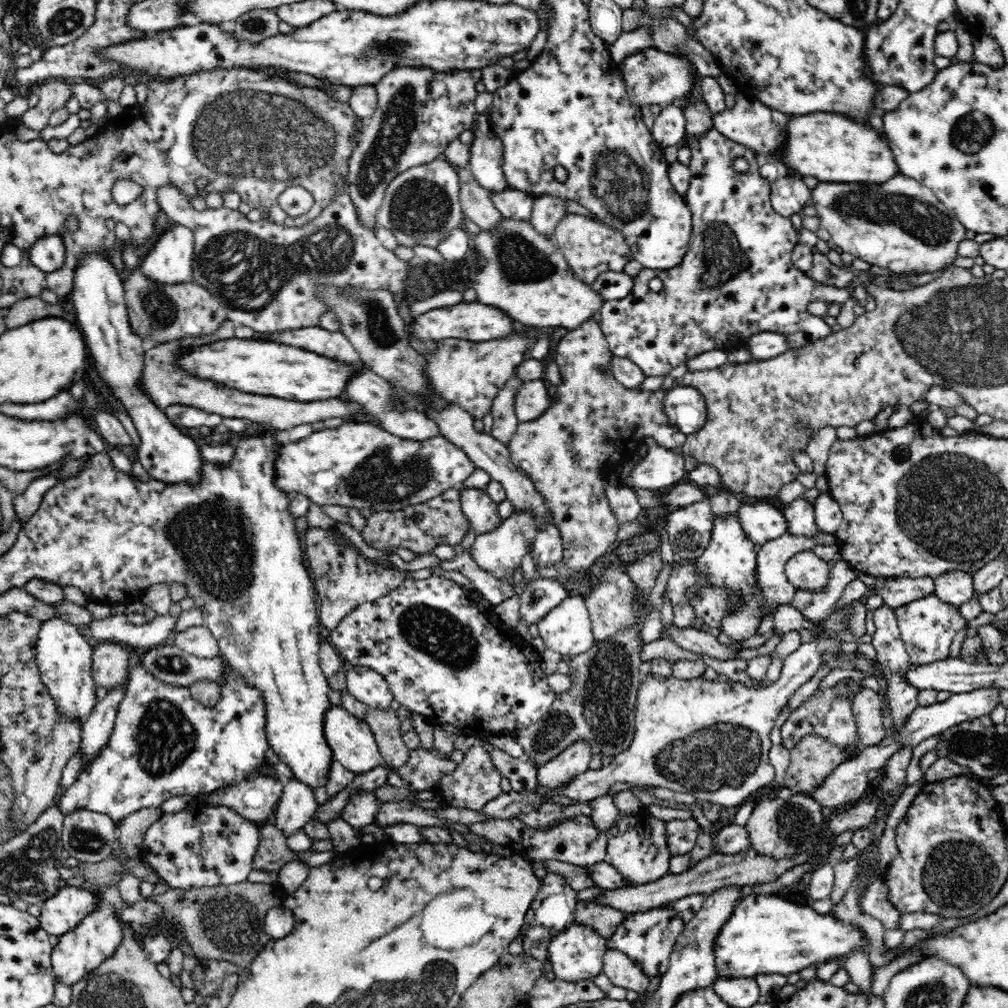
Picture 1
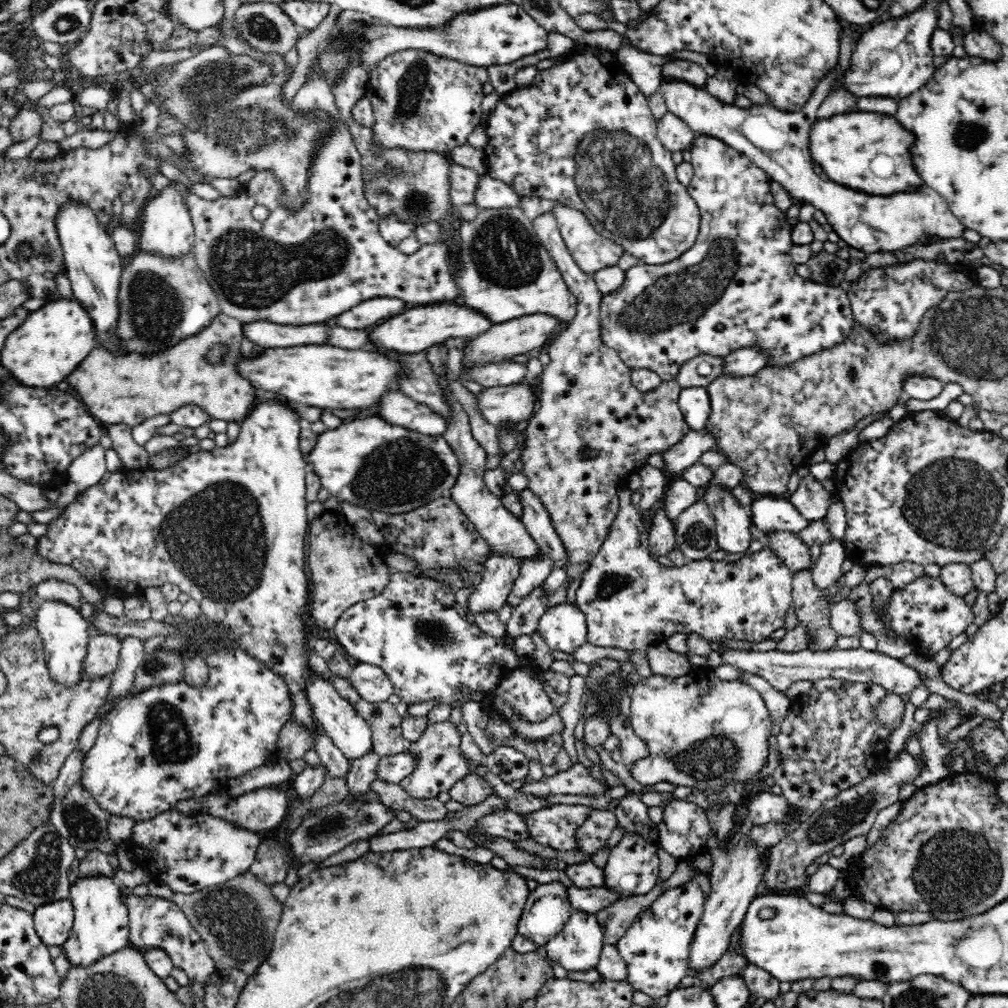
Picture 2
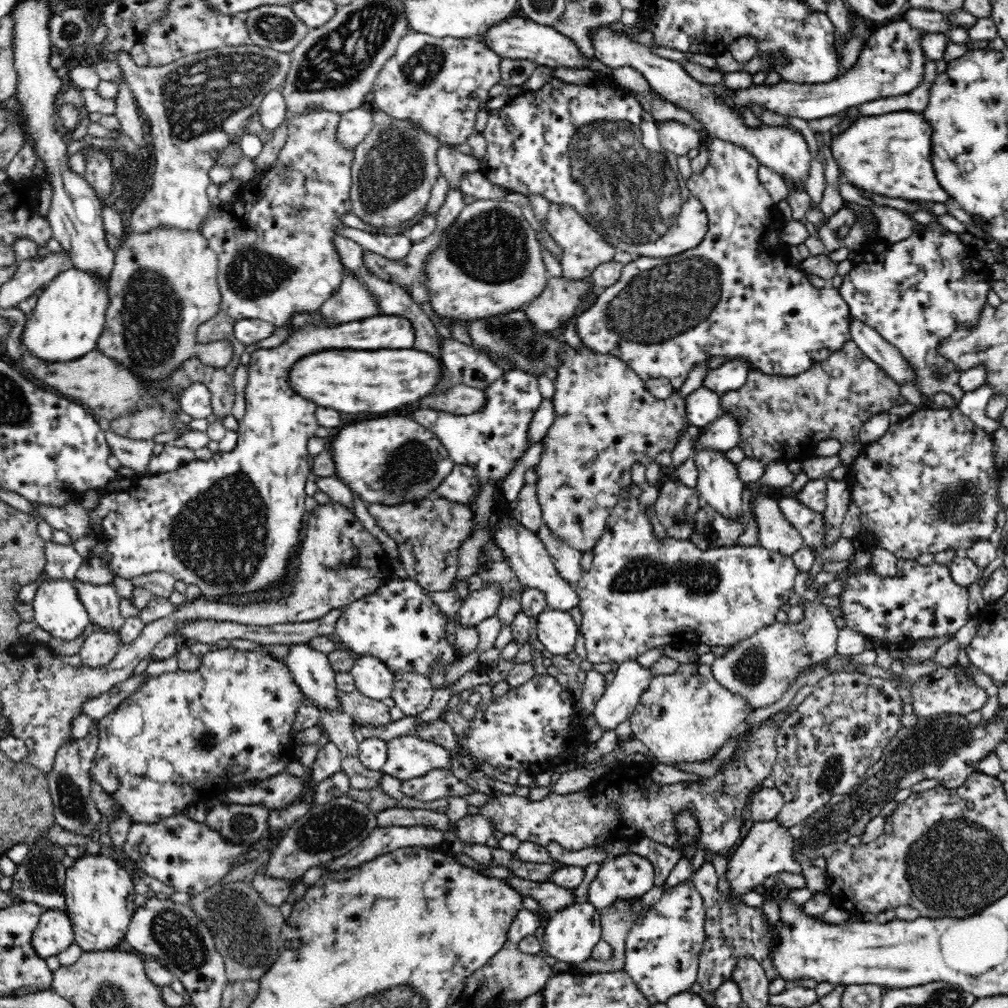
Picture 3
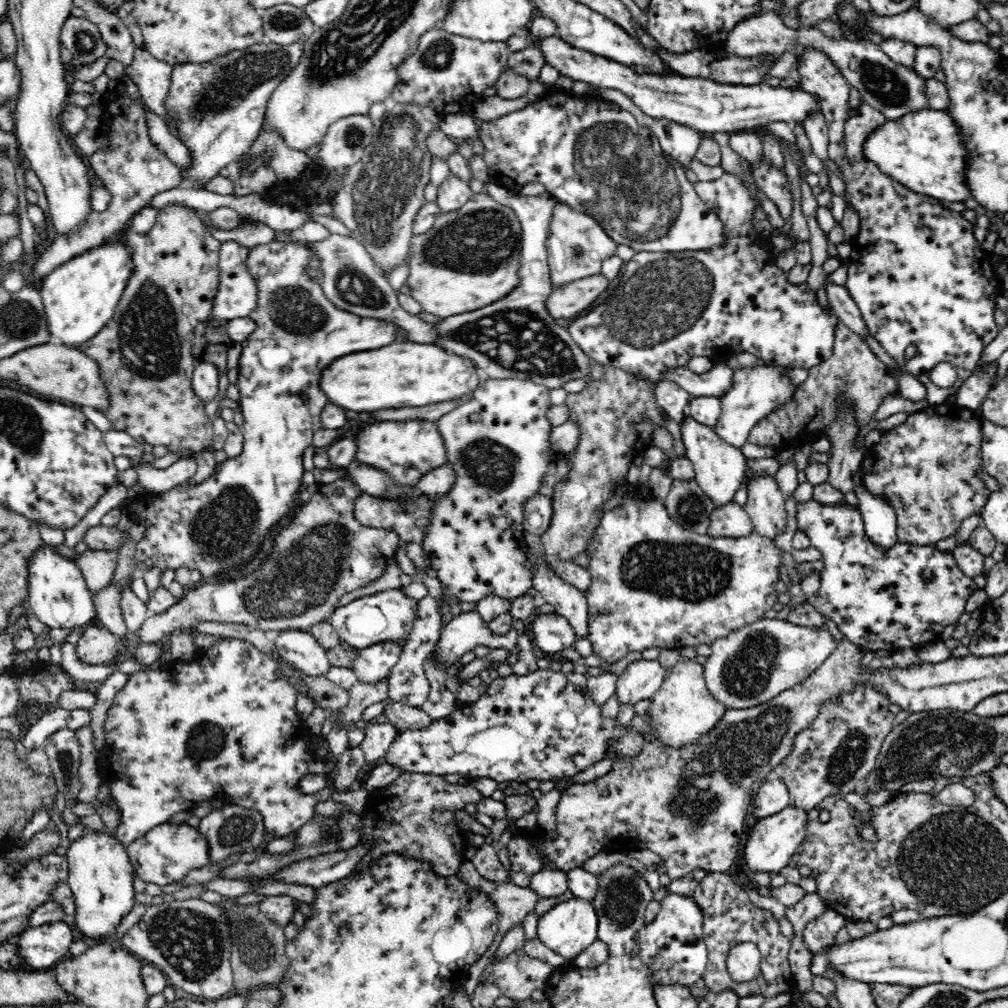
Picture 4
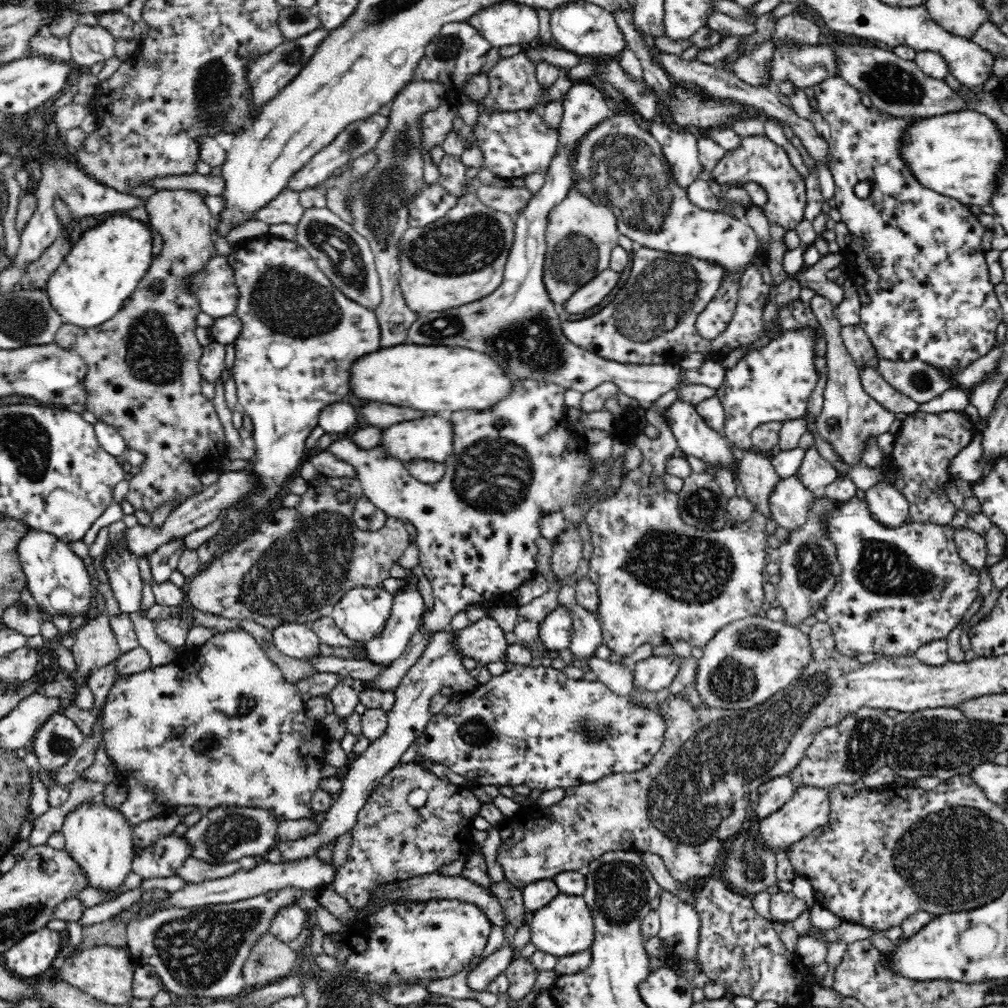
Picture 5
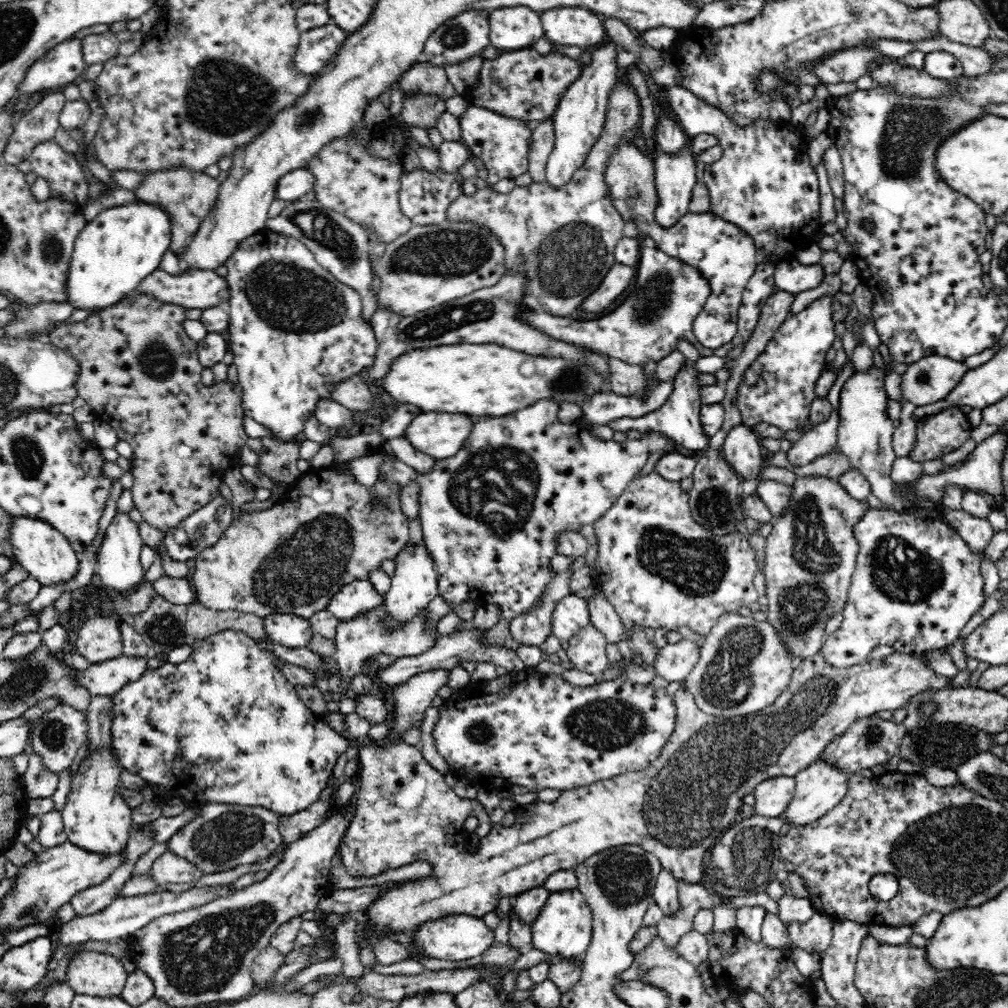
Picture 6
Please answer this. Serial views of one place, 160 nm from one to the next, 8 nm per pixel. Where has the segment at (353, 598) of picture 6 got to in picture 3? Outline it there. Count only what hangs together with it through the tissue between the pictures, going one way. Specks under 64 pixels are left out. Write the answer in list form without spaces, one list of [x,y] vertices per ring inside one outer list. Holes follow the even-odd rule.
[[[390,578],[380,585],[368,597],[351,602],[345,607],[335,624],[335,632],[346,648],[354,651],[359,657],[374,656],[380,659],[386,667],[397,676],[404,676],[407,672],[418,672],[427,678],[432,678],[432,673],[438,669],[448,669],[455,662],[460,662],[468,654],[460,653],[454,643],[448,641],[446,626],[448,618],[434,603],[429,591],[422,588],[417,582],[409,578]]]

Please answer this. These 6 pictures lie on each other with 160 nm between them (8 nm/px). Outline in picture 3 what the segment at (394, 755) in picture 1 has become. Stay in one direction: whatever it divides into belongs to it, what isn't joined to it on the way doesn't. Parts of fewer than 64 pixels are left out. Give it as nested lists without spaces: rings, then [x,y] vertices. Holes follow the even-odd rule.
[[[357,689],[351,693],[338,692],[338,697],[341,710],[348,713],[354,722],[362,727],[385,727],[394,721],[386,704],[364,696]]]

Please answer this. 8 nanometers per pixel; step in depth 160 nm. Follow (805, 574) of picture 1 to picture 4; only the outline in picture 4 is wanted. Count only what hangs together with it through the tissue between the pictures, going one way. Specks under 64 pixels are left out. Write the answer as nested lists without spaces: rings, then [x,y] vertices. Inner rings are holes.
[[[754,478],[747,483],[748,497],[743,506],[753,524],[753,533],[775,540],[786,532],[784,495],[774,478]]]

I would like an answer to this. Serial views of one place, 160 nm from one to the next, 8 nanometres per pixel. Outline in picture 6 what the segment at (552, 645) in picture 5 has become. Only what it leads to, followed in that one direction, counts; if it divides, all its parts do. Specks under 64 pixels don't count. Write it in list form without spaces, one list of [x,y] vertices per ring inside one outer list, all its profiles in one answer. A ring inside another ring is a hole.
[[[570,593],[558,601],[553,612],[551,634],[560,642],[569,640],[581,629],[590,624],[586,599]]]

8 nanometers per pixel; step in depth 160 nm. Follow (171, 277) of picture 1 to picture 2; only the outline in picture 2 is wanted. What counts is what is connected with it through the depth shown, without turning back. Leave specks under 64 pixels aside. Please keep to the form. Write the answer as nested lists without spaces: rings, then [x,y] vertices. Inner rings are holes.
[[[174,181],[171,187],[166,187],[159,193],[152,193],[152,200],[145,204],[146,208],[142,212],[142,222],[140,222],[140,248],[146,253],[164,257],[166,261],[190,254],[195,241],[195,230],[188,213],[189,208],[186,207],[185,200],[178,190],[189,192],[188,188]]]

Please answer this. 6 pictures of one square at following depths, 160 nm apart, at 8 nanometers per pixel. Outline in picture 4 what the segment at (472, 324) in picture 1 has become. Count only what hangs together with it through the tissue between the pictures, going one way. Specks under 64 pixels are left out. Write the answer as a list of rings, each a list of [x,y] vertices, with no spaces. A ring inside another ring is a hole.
[[[272,241],[268,244],[256,245],[251,248],[249,257],[246,261],[249,271],[254,275],[257,282],[258,293],[258,306],[253,313],[250,313],[250,318],[257,324],[256,330],[252,331],[252,334],[248,335],[246,340],[242,341],[243,350],[239,359],[239,378],[237,386],[239,388],[239,403],[240,411],[244,415],[244,424],[239,427],[244,436],[244,447],[241,454],[224,460],[218,463],[211,474],[211,476],[200,482],[199,484],[190,484],[189,481],[184,482],[184,485],[174,486],[174,489],[164,490],[164,492],[152,492],[151,490],[144,490],[144,494],[136,494],[136,496],[124,498],[122,506],[118,508],[120,515],[125,514],[133,522],[144,524],[145,532],[144,537],[136,544],[136,554],[134,556],[135,565],[138,570],[143,572],[145,569],[151,569],[152,567],[158,567],[160,570],[170,569],[173,571],[179,568],[185,568],[190,572],[197,570],[202,576],[202,580],[211,580],[214,578],[230,578],[230,570],[236,568],[246,567],[247,564],[252,561],[255,556],[261,550],[261,546],[267,538],[268,534],[273,531],[272,528],[277,524],[285,521],[286,518],[292,516],[292,512],[300,506],[299,492],[302,489],[303,475],[305,473],[303,462],[305,450],[313,446],[313,435],[317,430],[323,428],[321,415],[324,410],[327,399],[326,395],[322,393],[318,380],[320,380],[320,372],[322,368],[326,368],[331,361],[334,361],[338,357],[346,356],[346,354],[352,354],[352,352],[362,352],[365,350],[376,350],[383,346],[395,343],[397,336],[400,334],[400,328],[393,322],[387,320],[380,320],[377,318],[364,318],[356,314],[352,314],[348,311],[340,310],[340,308],[332,305],[328,299],[324,296],[320,283],[316,283],[314,279],[310,279],[304,271],[304,266],[308,264],[308,249],[300,243],[282,243],[278,241]]]

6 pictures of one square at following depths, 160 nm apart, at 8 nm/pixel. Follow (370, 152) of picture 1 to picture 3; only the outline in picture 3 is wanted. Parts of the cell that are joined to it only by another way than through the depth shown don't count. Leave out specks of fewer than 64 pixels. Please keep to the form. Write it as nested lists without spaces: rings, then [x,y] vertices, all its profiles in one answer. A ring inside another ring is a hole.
[[[410,32],[400,38],[396,53],[384,64],[374,84],[372,93],[379,112],[392,118],[410,121],[416,127],[434,135],[442,145],[456,146],[466,143],[474,132],[476,115],[490,98],[489,90],[500,81],[501,58],[488,49],[478,38],[436,38],[430,34]]]

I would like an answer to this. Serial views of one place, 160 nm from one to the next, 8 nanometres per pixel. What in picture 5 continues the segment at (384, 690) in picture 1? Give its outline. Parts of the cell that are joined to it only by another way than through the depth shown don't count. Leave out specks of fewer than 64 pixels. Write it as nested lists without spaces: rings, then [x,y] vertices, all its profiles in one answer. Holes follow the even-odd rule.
[[[412,575],[404,580],[406,587],[394,595],[386,628],[376,638],[364,643],[365,658],[374,664],[388,666],[402,656],[426,608]]]

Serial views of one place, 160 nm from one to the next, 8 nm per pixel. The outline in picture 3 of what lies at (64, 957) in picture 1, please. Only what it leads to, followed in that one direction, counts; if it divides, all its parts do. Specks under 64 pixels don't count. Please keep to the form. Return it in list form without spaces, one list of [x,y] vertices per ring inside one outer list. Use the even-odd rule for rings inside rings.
[[[85,855],[75,860],[70,869],[66,869],[65,896],[66,915],[70,918],[74,939],[83,952],[102,952],[125,947],[125,936],[137,905],[134,903],[135,882],[112,857],[106,855]]]

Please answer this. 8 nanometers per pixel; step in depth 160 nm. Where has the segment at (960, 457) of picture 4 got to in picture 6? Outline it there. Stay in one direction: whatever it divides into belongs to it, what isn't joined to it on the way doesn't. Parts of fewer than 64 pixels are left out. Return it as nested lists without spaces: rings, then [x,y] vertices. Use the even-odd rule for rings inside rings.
[[[958,407],[941,411],[926,421],[917,421],[916,441],[908,457],[920,464],[960,450],[970,439],[973,427]]]

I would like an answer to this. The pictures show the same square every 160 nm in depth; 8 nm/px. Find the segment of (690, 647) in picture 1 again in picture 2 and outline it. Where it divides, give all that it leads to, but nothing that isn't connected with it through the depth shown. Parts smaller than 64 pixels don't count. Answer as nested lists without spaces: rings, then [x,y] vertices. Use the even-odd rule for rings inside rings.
[[[720,646],[717,650],[721,662],[724,665],[732,665],[748,673],[757,674],[766,679],[774,689],[785,693],[791,684],[798,680],[816,680],[835,677],[848,681],[873,683],[882,686],[889,693],[897,695],[912,693],[916,688],[925,687],[923,678],[914,667],[906,665],[900,659],[896,659],[880,653],[879,651],[866,650],[863,647],[842,650],[838,648],[827,651],[814,652],[804,649],[798,652],[782,652],[778,649],[771,651],[753,651],[734,649]]]

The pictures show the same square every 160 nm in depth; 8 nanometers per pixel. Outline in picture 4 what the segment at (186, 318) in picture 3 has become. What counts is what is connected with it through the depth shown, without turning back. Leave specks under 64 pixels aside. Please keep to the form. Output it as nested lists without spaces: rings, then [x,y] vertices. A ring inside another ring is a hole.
[[[166,206],[158,211],[155,225],[148,232],[138,233],[130,230],[120,239],[120,243],[124,243],[126,249],[128,249],[128,253],[132,255],[132,263],[134,263],[132,274],[130,274],[130,278],[126,282],[126,288],[124,288],[124,292],[120,296],[114,316],[112,316],[108,324],[98,334],[95,334],[89,341],[83,342],[80,345],[80,350],[99,364],[101,375],[105,378],[105,388],[107,388],[110,396],[110,408],[103,413],[112,422],[112,430],[127,433],[144,445],[151,444],[154,447],[157,445],[166,446],[168,451],[187,448],[192,451],[192,454],[201,452],[211,446],[213,440],[213,422],[210,418],[204,416],[205,404],[197,398],[196,393],[190,387],[193,370],[196,365],[194,364],[194,357],[192,357],[192,340],[194,338],[195,326],[199,322],[212,317],[214,297],[220,286],[220,241],[210,234],[210,231],[202,223],[202,219],[196,215],[194,209],[184,206]]]

